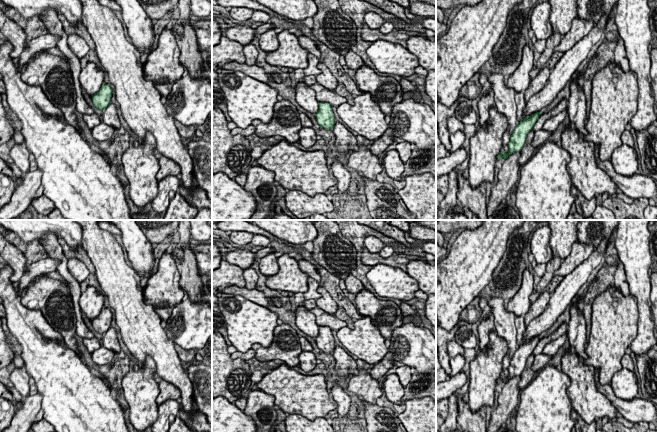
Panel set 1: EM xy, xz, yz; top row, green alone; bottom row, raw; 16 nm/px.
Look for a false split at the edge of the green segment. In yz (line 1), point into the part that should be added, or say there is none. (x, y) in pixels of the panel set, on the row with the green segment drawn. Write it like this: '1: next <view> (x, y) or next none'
1: next none

